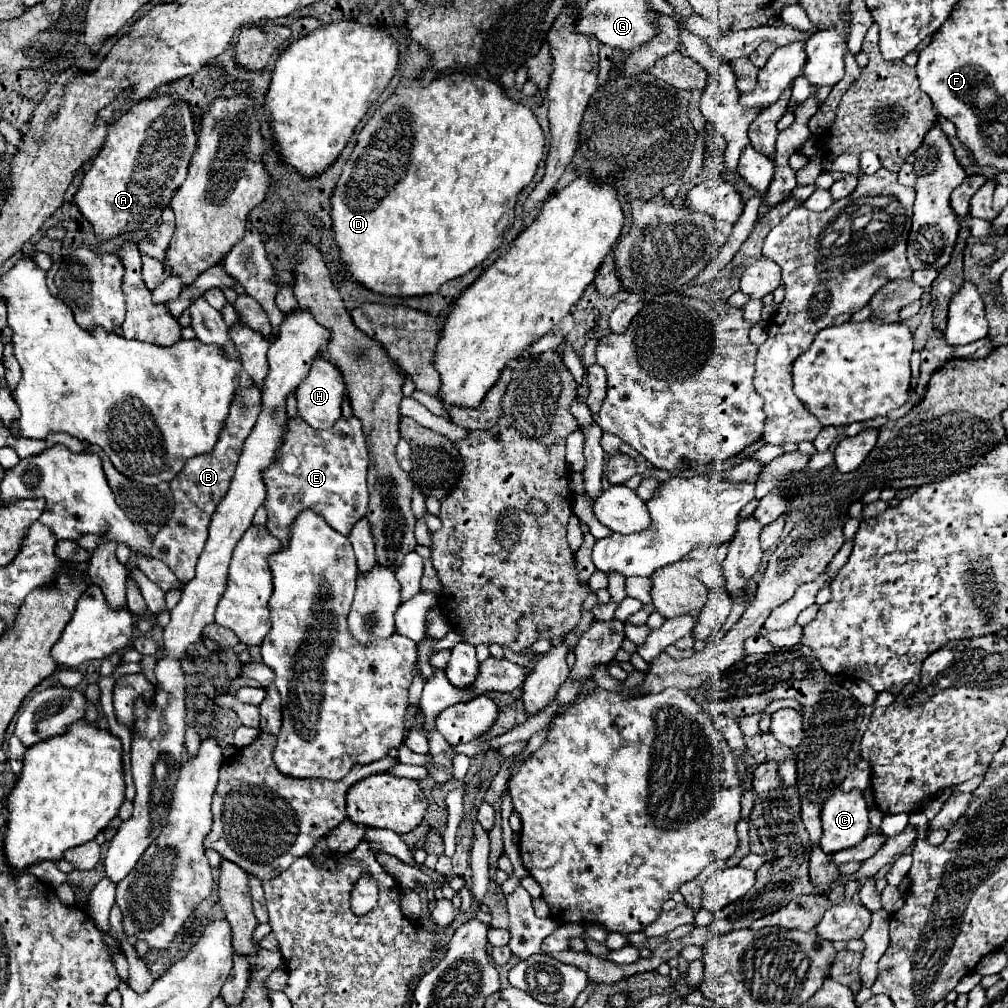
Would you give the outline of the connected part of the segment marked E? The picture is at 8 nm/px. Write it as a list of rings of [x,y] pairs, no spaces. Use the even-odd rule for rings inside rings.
[[[300,416],[288,418],[288,430],[284,432],[284,446],[280,446],[280,454],[276,454],[276,462],[264,470],[264,486],[266,486],[266,530],[276,536],[282,544],[288,542],[288,534],[296,514],[304,510],[316,510],[336,532],[348,536],[354,522],[364,518],[368,506],[368,488],[366,488],[366,468],[368,468],[368,450],[362,434],[360,422],[350,418],[340,418],[330,430],[314,430]]]

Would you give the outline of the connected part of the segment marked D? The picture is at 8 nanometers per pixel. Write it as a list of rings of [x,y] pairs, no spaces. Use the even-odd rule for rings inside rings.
[[[436,76],[426,86],[422,80],[404,80],[396,92],[374,112],[370,122],[358,134],[358,142],[346,160],[342,176],[332,194],[332,228],[334,240],[340,248],[340,260],[348,266],[350,278],[382,296],[424,296],[434,294],[444,282],[454,280],[478,266],[490,252],[494,252],[504,238],[504,232],[514,224],[514,208],[518,194],[532,182],[538,162],[542,160],[544,150],[544,132],[536,122],[528,106],[510,100],[498,82],[484,80],[480,76]]]

